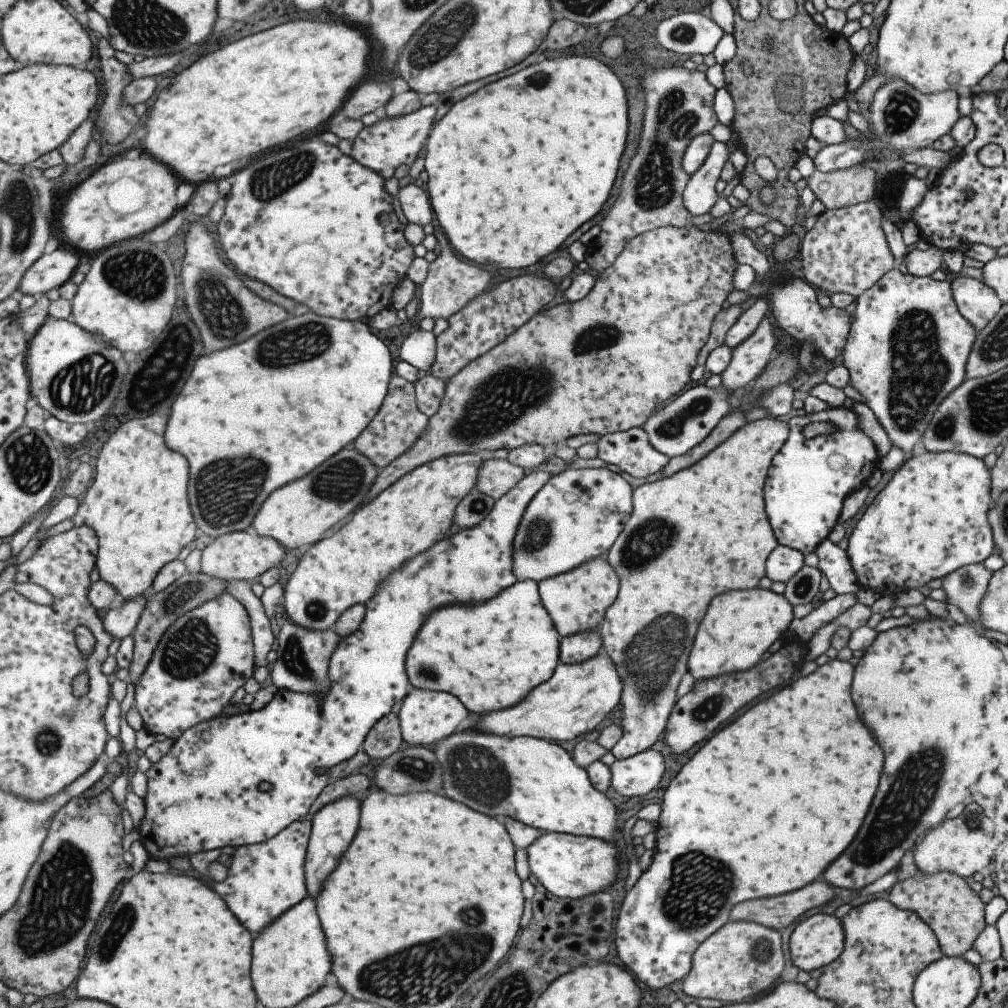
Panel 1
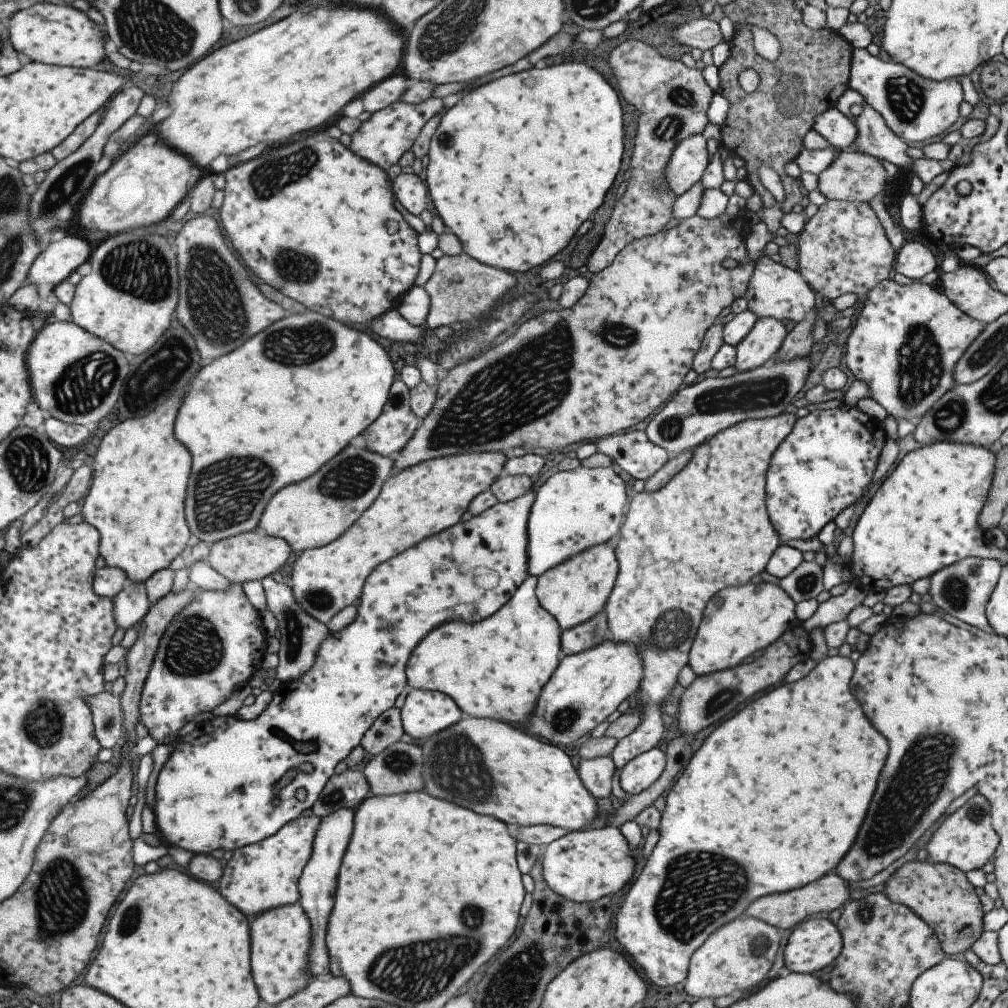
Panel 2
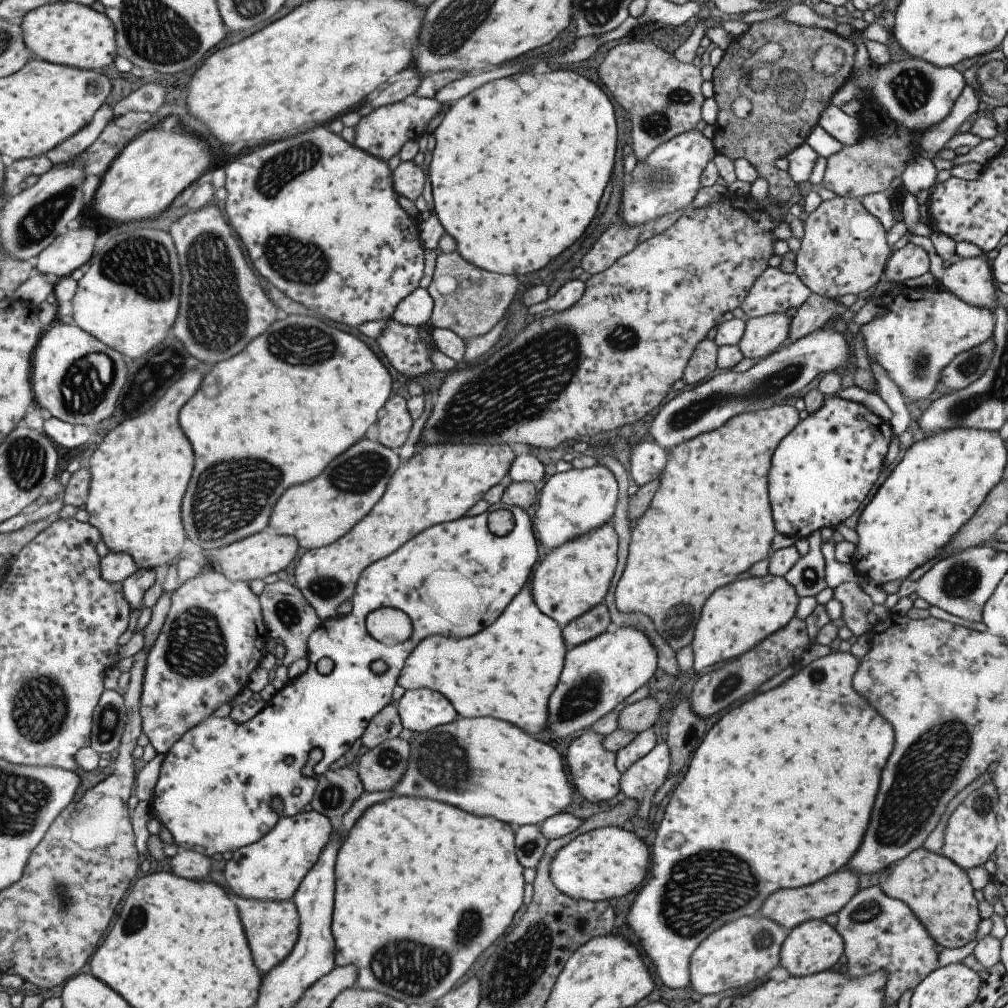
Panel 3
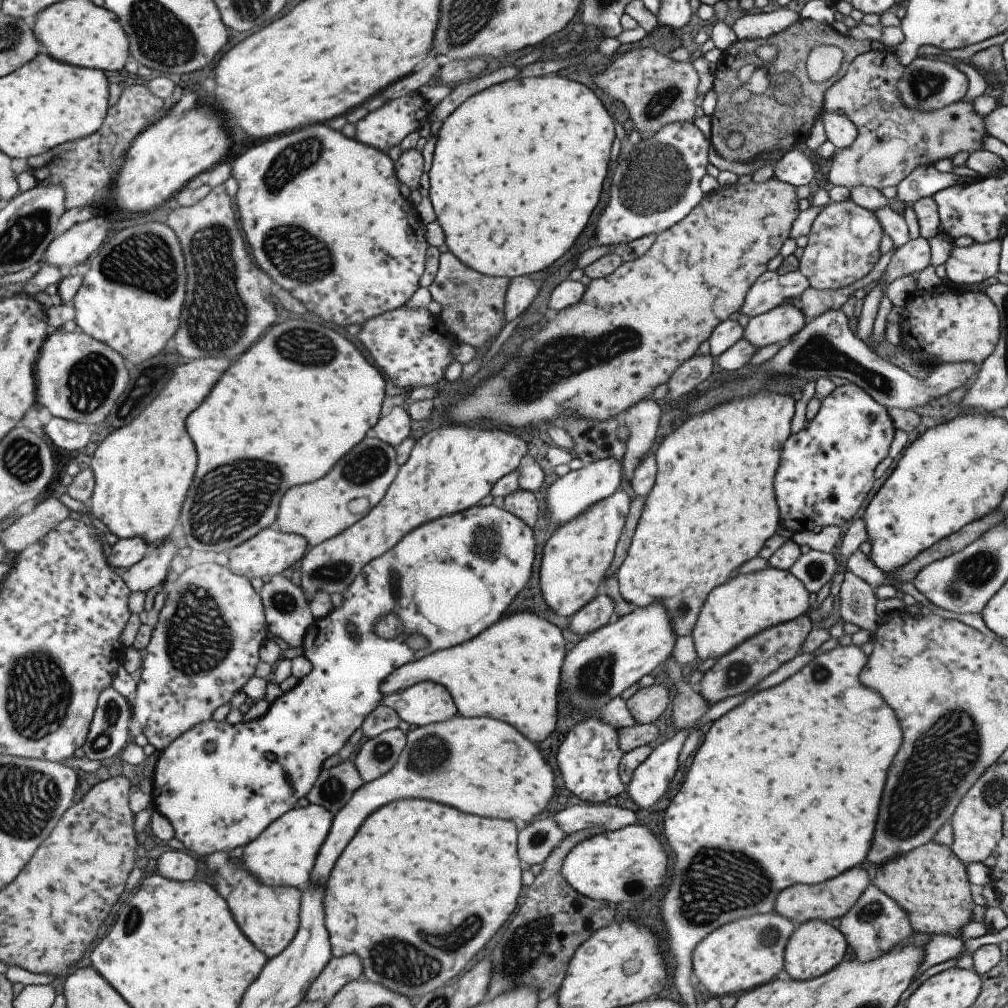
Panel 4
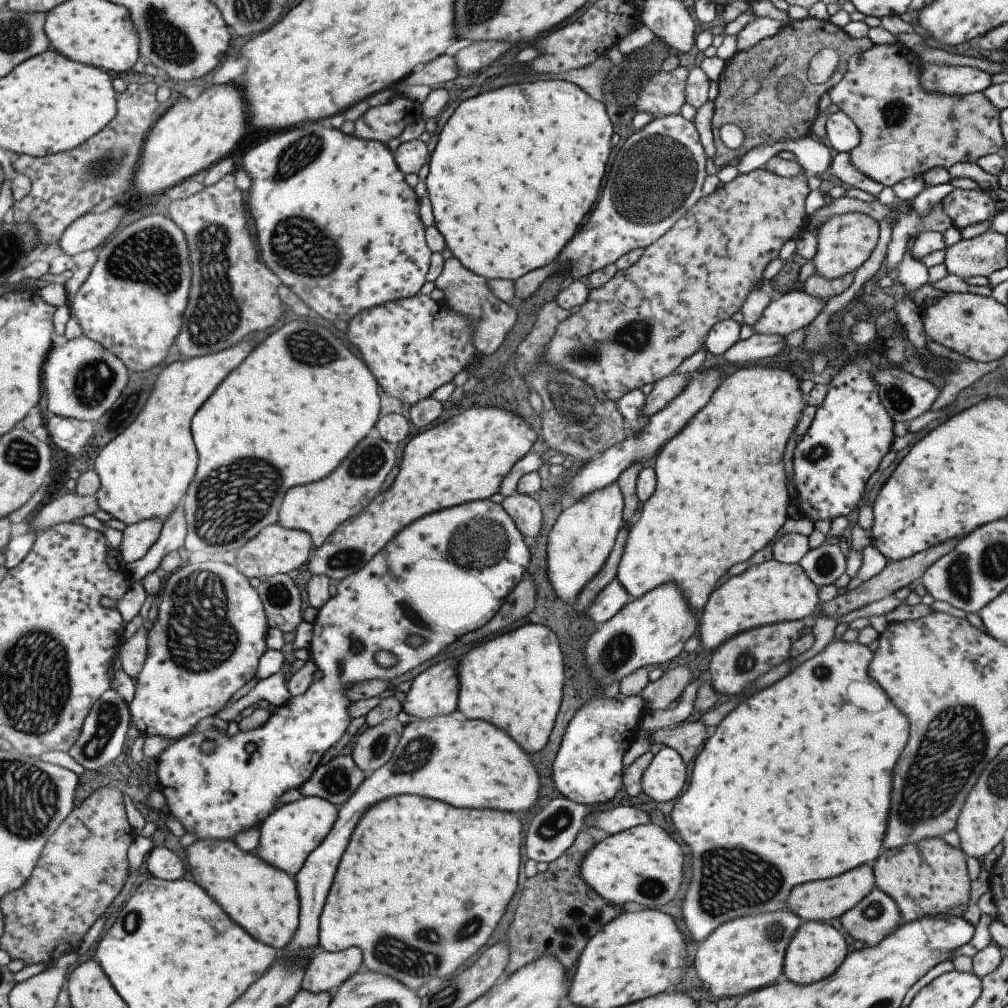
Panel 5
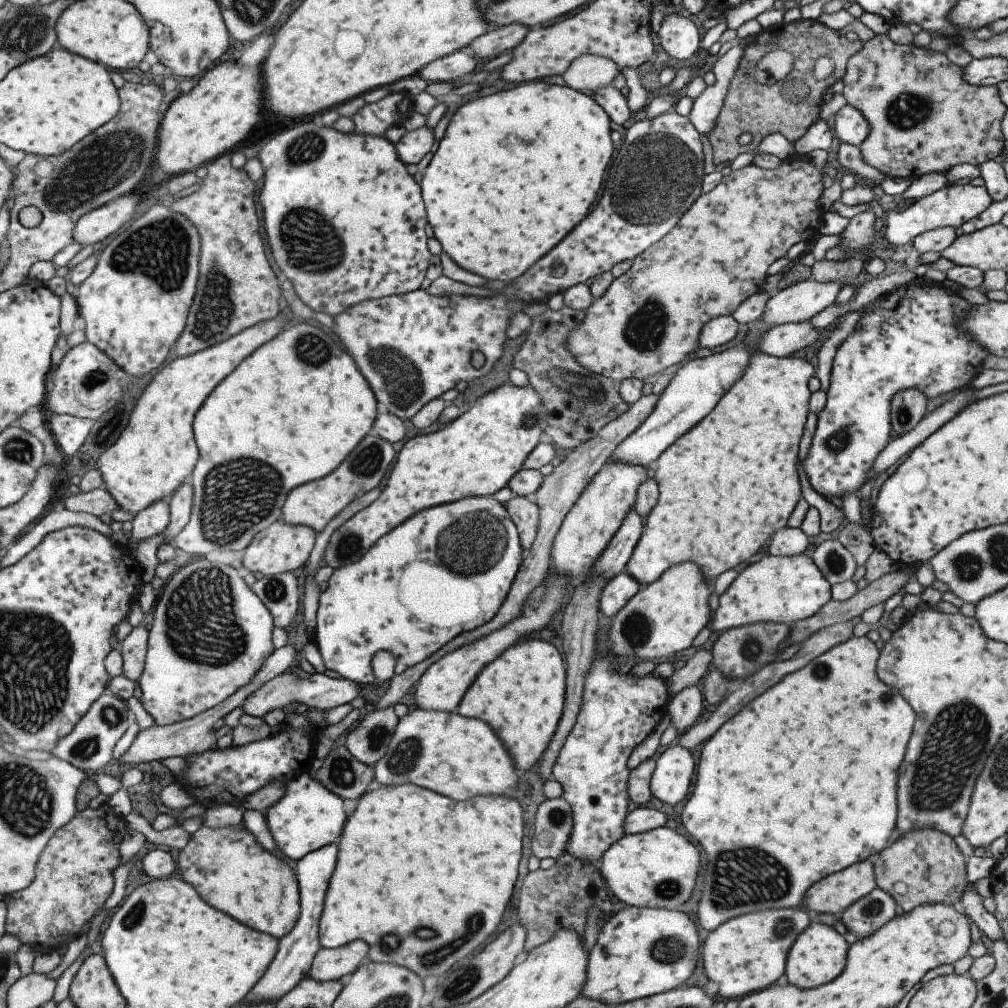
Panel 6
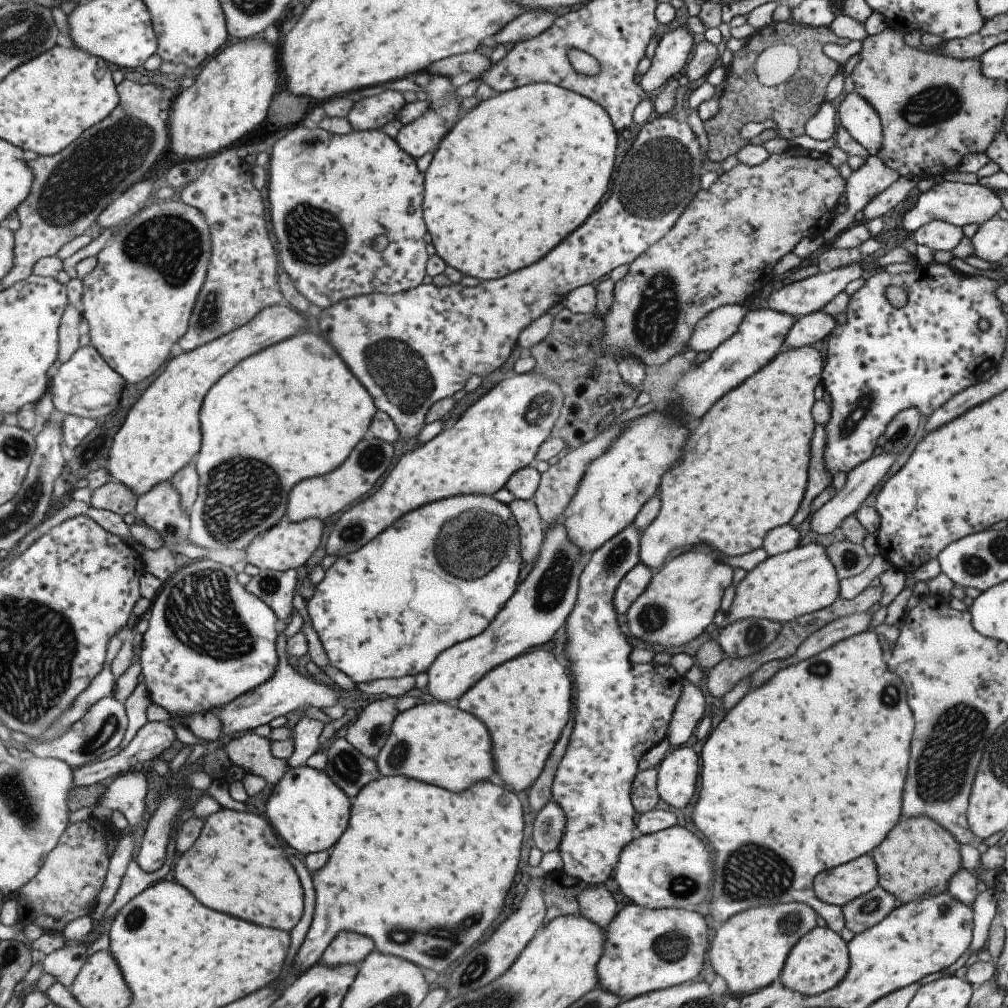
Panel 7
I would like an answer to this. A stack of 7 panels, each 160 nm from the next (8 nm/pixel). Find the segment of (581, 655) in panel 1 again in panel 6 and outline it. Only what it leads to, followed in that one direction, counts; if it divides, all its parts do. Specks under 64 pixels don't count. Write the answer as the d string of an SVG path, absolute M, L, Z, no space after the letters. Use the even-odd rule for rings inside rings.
M624 572L614 575L600 592L598 610L605 617L613 617L632 598L640 588L629 574Z

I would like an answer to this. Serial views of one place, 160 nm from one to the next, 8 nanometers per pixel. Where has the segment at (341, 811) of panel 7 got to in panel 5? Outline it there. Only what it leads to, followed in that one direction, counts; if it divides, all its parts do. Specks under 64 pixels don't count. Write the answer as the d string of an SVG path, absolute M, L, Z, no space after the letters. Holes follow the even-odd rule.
M303 796L295 802L278 805L259 825L259 842L256 846L257 858L267 862L269 866L283 870L294 877L305 858L320 845L320 842L332 829L338 808L317 796Z

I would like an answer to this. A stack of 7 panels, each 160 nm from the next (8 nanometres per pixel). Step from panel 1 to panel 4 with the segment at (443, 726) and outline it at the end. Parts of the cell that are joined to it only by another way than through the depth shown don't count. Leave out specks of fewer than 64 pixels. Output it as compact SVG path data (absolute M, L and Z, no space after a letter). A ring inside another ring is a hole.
M419 682L399 694L383 695L379 705L391 708L400 721L413 727L447 721L457 714L447 690L433 682Z

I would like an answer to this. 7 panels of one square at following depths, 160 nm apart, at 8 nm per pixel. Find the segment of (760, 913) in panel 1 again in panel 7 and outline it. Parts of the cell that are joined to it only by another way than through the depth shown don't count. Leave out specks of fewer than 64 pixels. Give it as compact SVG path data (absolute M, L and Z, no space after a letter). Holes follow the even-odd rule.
M861 855L845 864L821 871L812 880L814 895L824 903L842 907L878 885L871 856Z

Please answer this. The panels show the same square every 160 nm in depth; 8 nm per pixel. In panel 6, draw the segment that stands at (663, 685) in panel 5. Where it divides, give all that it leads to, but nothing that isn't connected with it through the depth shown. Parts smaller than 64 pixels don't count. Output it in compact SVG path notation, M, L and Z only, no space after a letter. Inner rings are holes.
M697 649L695 654L685 662L678 670L673 670L669 678L663 679L667 686L669 700L676 699L676 694L683 689L691 688L697 681L705 676L707 668L711 665L711 653L709 650Z

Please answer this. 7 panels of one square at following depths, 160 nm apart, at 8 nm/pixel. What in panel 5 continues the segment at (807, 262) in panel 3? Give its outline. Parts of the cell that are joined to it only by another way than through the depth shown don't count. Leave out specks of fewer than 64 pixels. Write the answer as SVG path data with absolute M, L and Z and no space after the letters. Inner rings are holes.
M849 212L832 215L814 232L817 238L817 252L811 258L814 273L825 280L843 278L845 274L854 273L871 255L878 240L878 223L862 213Z

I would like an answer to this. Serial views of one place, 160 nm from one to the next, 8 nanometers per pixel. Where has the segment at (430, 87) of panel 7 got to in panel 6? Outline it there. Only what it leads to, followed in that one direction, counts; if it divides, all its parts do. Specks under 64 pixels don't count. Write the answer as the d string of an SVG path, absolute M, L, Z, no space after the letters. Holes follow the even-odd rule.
M426 126L405 132L394 145L397 158L403 165L422 165L430 156L433 134Z

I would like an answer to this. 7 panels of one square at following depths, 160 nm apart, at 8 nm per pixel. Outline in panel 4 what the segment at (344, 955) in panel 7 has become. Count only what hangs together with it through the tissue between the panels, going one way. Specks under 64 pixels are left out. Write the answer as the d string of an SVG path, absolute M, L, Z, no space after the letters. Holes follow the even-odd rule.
M347 954L339 958L331 956L331 960L321 970L321 974L311 982L304 1000L323 1002L327 1005L345 984L361 978L361 975L362 965L355 954Z

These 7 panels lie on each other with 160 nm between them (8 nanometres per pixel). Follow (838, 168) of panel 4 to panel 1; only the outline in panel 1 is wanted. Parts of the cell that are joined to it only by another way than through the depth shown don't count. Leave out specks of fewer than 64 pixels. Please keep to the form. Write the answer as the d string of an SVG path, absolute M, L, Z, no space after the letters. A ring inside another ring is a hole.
M864 163L828 173L814 170L805 180L825 210L871 201L875 194L875 172Z

